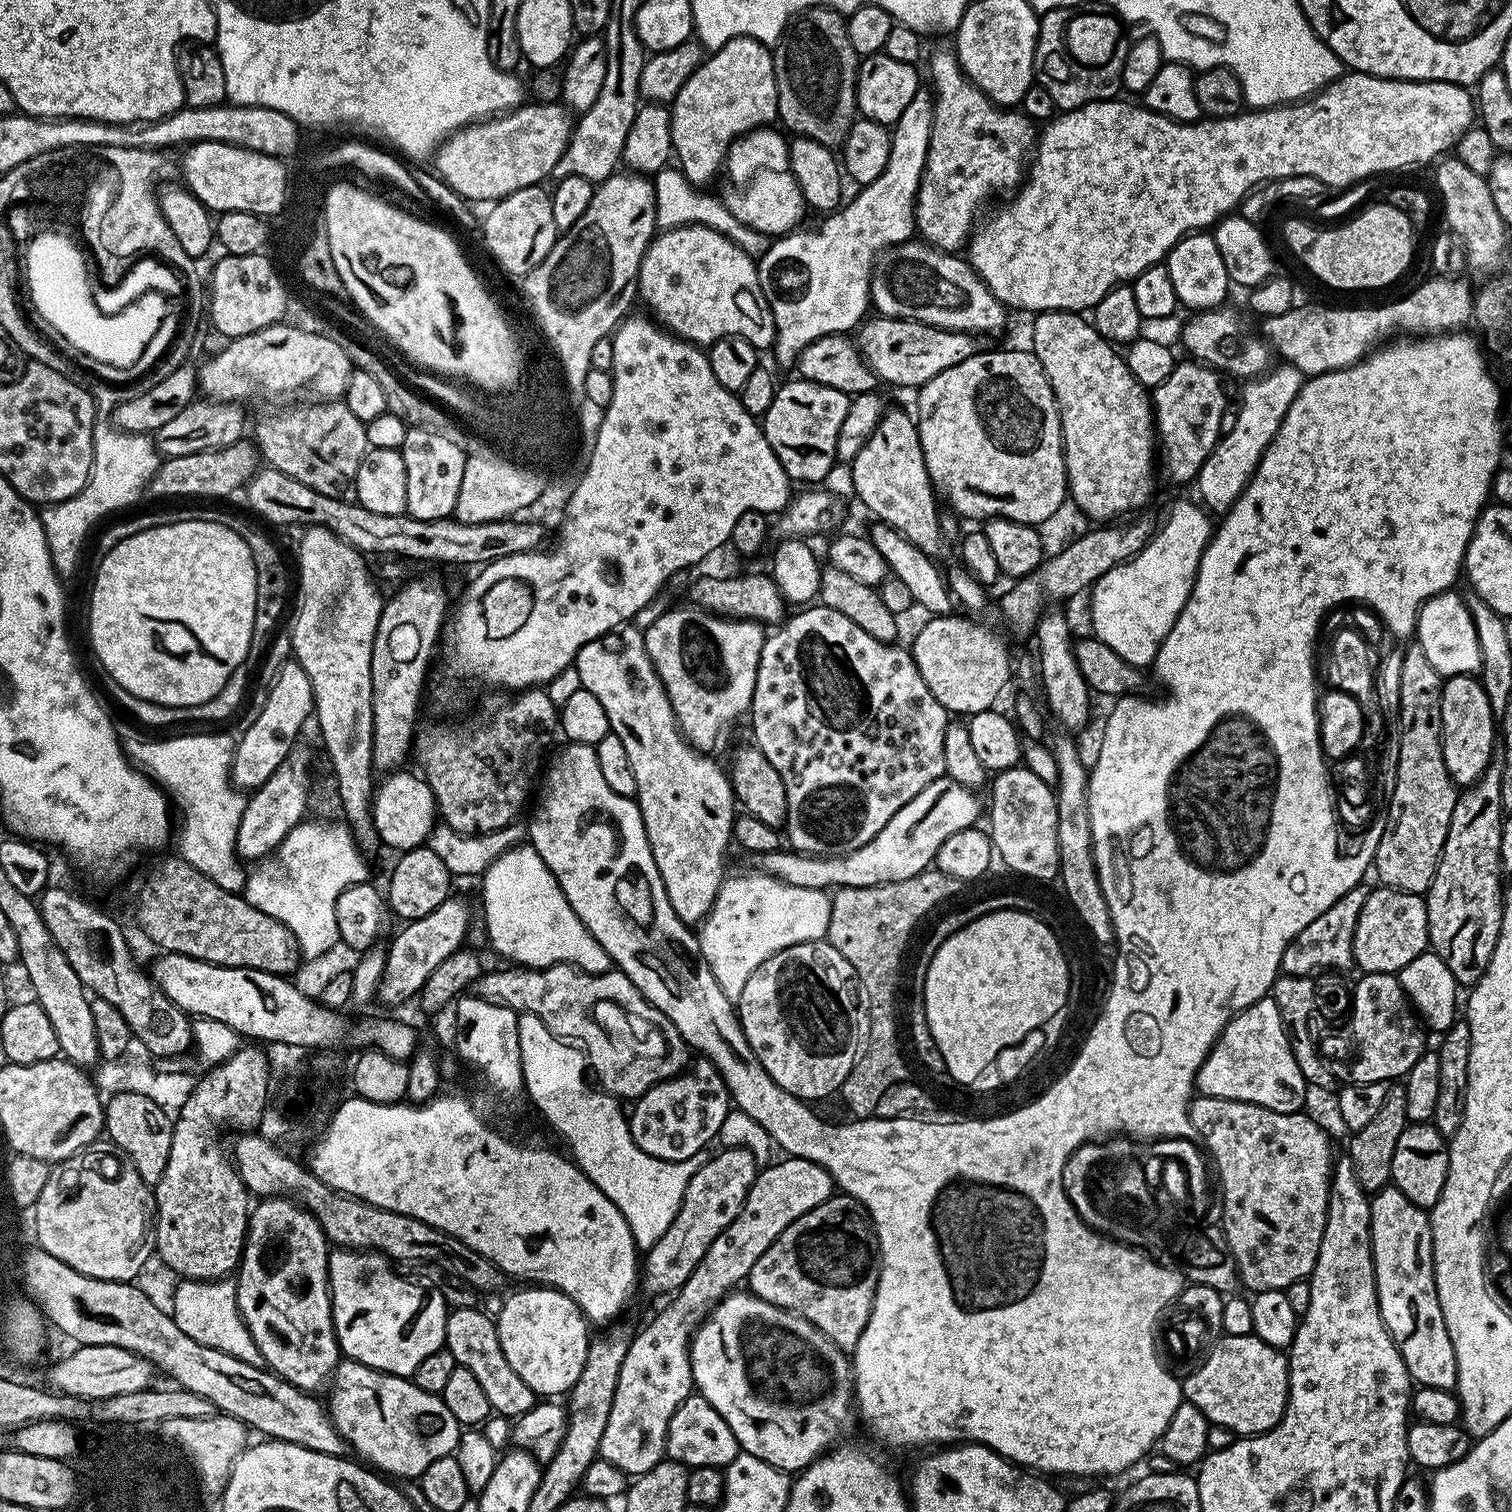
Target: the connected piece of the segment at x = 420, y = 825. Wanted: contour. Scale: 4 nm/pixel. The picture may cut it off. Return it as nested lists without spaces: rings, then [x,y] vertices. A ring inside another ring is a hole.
[[[396,770],[377,783],[372,797],[372,817],[381,845],[407,850],[419,848],[437,827],[436,799],[423,775],[411,776],[408,770]]]

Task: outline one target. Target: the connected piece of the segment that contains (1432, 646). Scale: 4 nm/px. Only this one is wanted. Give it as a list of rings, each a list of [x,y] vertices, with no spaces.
[[[1456,590],[1440,592],[1420,605],[1420,615],[1416,617],[1414,640],[1415,643],[1422,646],[1422,651],[1426,653],[1426,659],[1430,662],[1430,666],[1434,666],[1434,670],[1438,670],[1438,674],[1442,678],[1470,676],[1480,671],[1482,650],[1478,650],[1478,634],[1474,631],[1474,622],[1465,597],[1463,595],[1460,597]]]

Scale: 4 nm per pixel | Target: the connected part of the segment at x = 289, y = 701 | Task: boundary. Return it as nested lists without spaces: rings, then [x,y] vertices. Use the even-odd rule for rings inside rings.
[[[289,658],[277,670],[276,676],[271,678],[272,689],[268,697],[263,697],[261,714],[253,720],[253,725],[245,732],[239,733],[234,744],[232,753],[232,783],[241,790],[255,790],[261,788],[282,766],[286,754],[301,739],[300,731],[304,723],[310,720],[314,712],[314,701],[312,699],[312,687],[306,670],[295,658]],[[240,739],[240,740],[239,740]]]

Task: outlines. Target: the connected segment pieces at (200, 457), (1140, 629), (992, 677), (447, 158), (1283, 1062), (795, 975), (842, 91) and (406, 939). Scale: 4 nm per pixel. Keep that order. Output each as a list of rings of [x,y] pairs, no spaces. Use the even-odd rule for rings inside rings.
[[[241,438],[225,448],[161,459],[160,469],[148,483],[147,491],[156,496],[228,496],[239,488],[241,491],[261,464],[262,457],[255,443]]]
[[[1188,500],[1178,501],[1169,510],[1168,521],[1159,525],[1156,535],[1148,541],[1148,545],[1137,556],[1133,556],[1124,564],[1116,564],[1114,570],[1102,574],[1102,578],[1098,578],[1090,589],[1095,639],[1106,642],[1110,650],[1117,652],[1123,660],[1130,662],[1135,668],[1147,669],[1147,664],[1149,667],[1155,661],[1160,643],[1166,638],[1166,634],[1170,634],[1178,614],[1182,614],[1190,598],[1200,559],[1212,540],[1213,521],[1208,521],[1209,513],[1199,503],[1196,504],[1191,504]]]
[[[949,614],[947,616],[933,615],[931,618],[928,618],[928,621],[926,621],[925,624],[917,630],[916,637],[913,638],[912,644],[910,643],[910,651],[912,657],[914,658],[914,662],[918,666],[918,670],[922,674],[922,678],[926,682],[926,686],[930,686],[930,694],[934,694],[934,698],[938,698],[938,702],[942,702],[942,706],[950,714],[961,712],[961,714],[964,715],[961,717],[971,718],[974,713],[989,711],[989,709],[995,705],[992,703],[994,703],[995,700],[999,698],[1000,691],[1002,691],[1003,688],[1008,684],[1008,675],[1010,675],[1012,672],[1012,660],[1010,657],[1008,657],[1008,648],[1006,645],[1004,645],[1004,640],[1002,637],[995,636],[994,633],[988,632],[986,625],[979,624],[979,622],[976,621],[979,619],[969,618],[964,614],[959,614],[960,616],[956,615],[957,614]]]
[[[521,103],[519,108],[513,108],[495,118],[468,124],[464,128],[459,128],[451,136],[447,136],[434,153],[435,175],[465,201],[488,200],[487,202],[495,202],[502,200],[531,184],[543,185],[544,179],[549,179],[552,176],[558,158],[562,158],[568,145],[568,139],[572,137],[573,127],[573,117],[563,103]]]
[[[1271,995],[1264,996],[1249,1008],[1243,1008],[1220,1031],[1220,1037],[1216,1039],[1216,1043],[1208,1051],[1208,1057],[1204,1059],[1198,1070],[1195,1091],[1202,1096],[1250,1102],[1275,1112],[1298,1112],[1305,1107],[1304,1095],[1310,1092],[1310,1085],[1302,1078],[1302,1070],[1298,1070],[1298,1062],[1294,1062],[1294,1054],[1290,1050],[1280,1007],[1272,1001]]]
[[[827,939],[790,946],[750,974],[738,1001],[740,1025],[758,1062],[782,1090],[805,1102],[839,1093],[858,1055],[857,988],[854,966]]]
[[[821,6],[806,8],[793,16],[774,45],[772,61],[776,75],[776,93],[778,94],[776,114],[779,123],[784,123],[796,136],[805,136],[807,140],[813,140],[833,150],[839,149],[848,137],[853,122],[858,118],[856,69],[859,68],[861,62],[861,57],[857,56],[854,46],[850,46],[845,13]]]
[[[456,894],[449,895],[447,900],[442,902],[442,906],[438,906],[438,910],[430,910],[430,914],[426,914],[426,918],[418,918],[417,920],[407,921],[403,925],[404,929],[393,938],[392,944],[387,945],[388,961],[384,967],[384,976],[380,979],[378,989],[379,1003],[384,1004],[404,1004],[408,999],[415,997],[420,989],[424,987],[426,978],[430,978],[430,974],[434,974],[434,970],[438,970],[438,966],[446,958],[450,958],[454,953],[461,951],[464,935],[468,932],[468,923],[472,920],[472,912],[468,909],[468,904],[464,900],[459,900]]]

